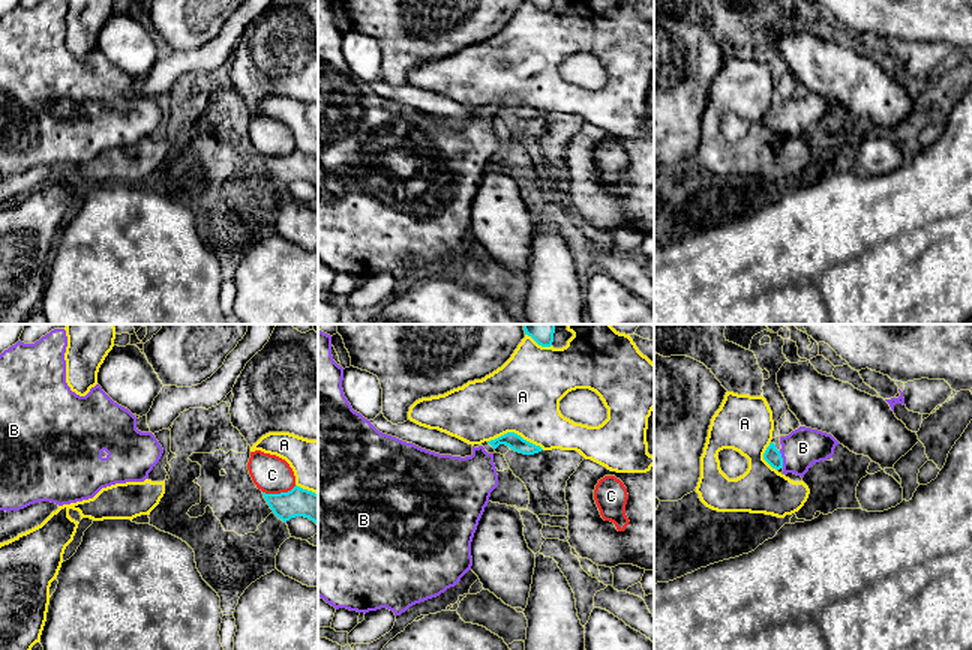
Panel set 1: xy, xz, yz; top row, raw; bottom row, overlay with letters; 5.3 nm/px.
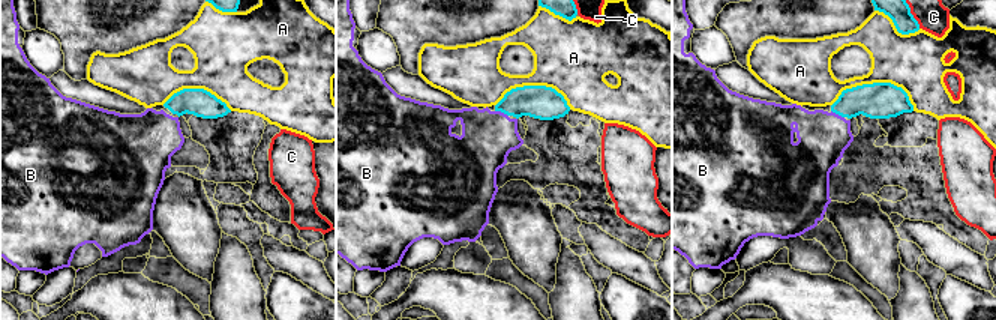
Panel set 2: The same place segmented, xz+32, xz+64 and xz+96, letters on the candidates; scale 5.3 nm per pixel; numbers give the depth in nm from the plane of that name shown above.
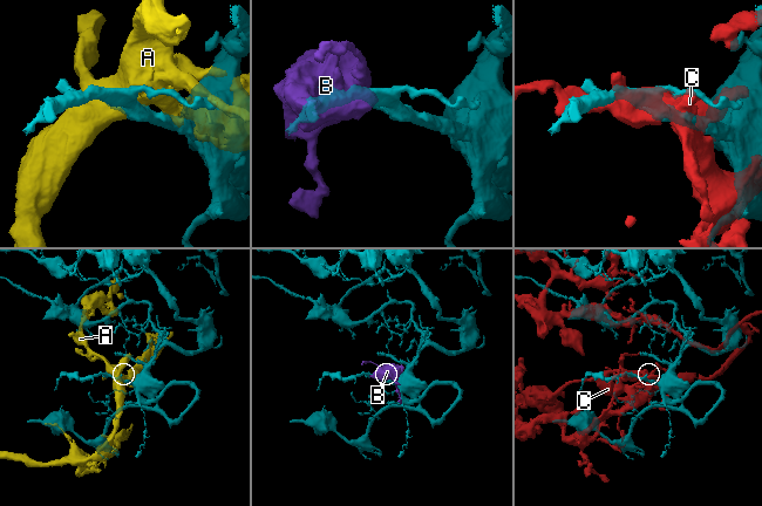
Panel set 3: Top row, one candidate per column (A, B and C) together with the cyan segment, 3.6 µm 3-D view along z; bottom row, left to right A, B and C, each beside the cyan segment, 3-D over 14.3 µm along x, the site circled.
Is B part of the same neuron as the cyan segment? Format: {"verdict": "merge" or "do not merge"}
{"verdict": "merge"}

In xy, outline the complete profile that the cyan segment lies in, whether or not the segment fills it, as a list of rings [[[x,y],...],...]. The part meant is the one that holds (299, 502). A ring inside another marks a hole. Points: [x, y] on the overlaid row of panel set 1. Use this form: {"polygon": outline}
{"polygon": [[[297,485],[288,492],[262,494],[273,513],[284,522],[304,516],[318,525],[318,494]]]}

